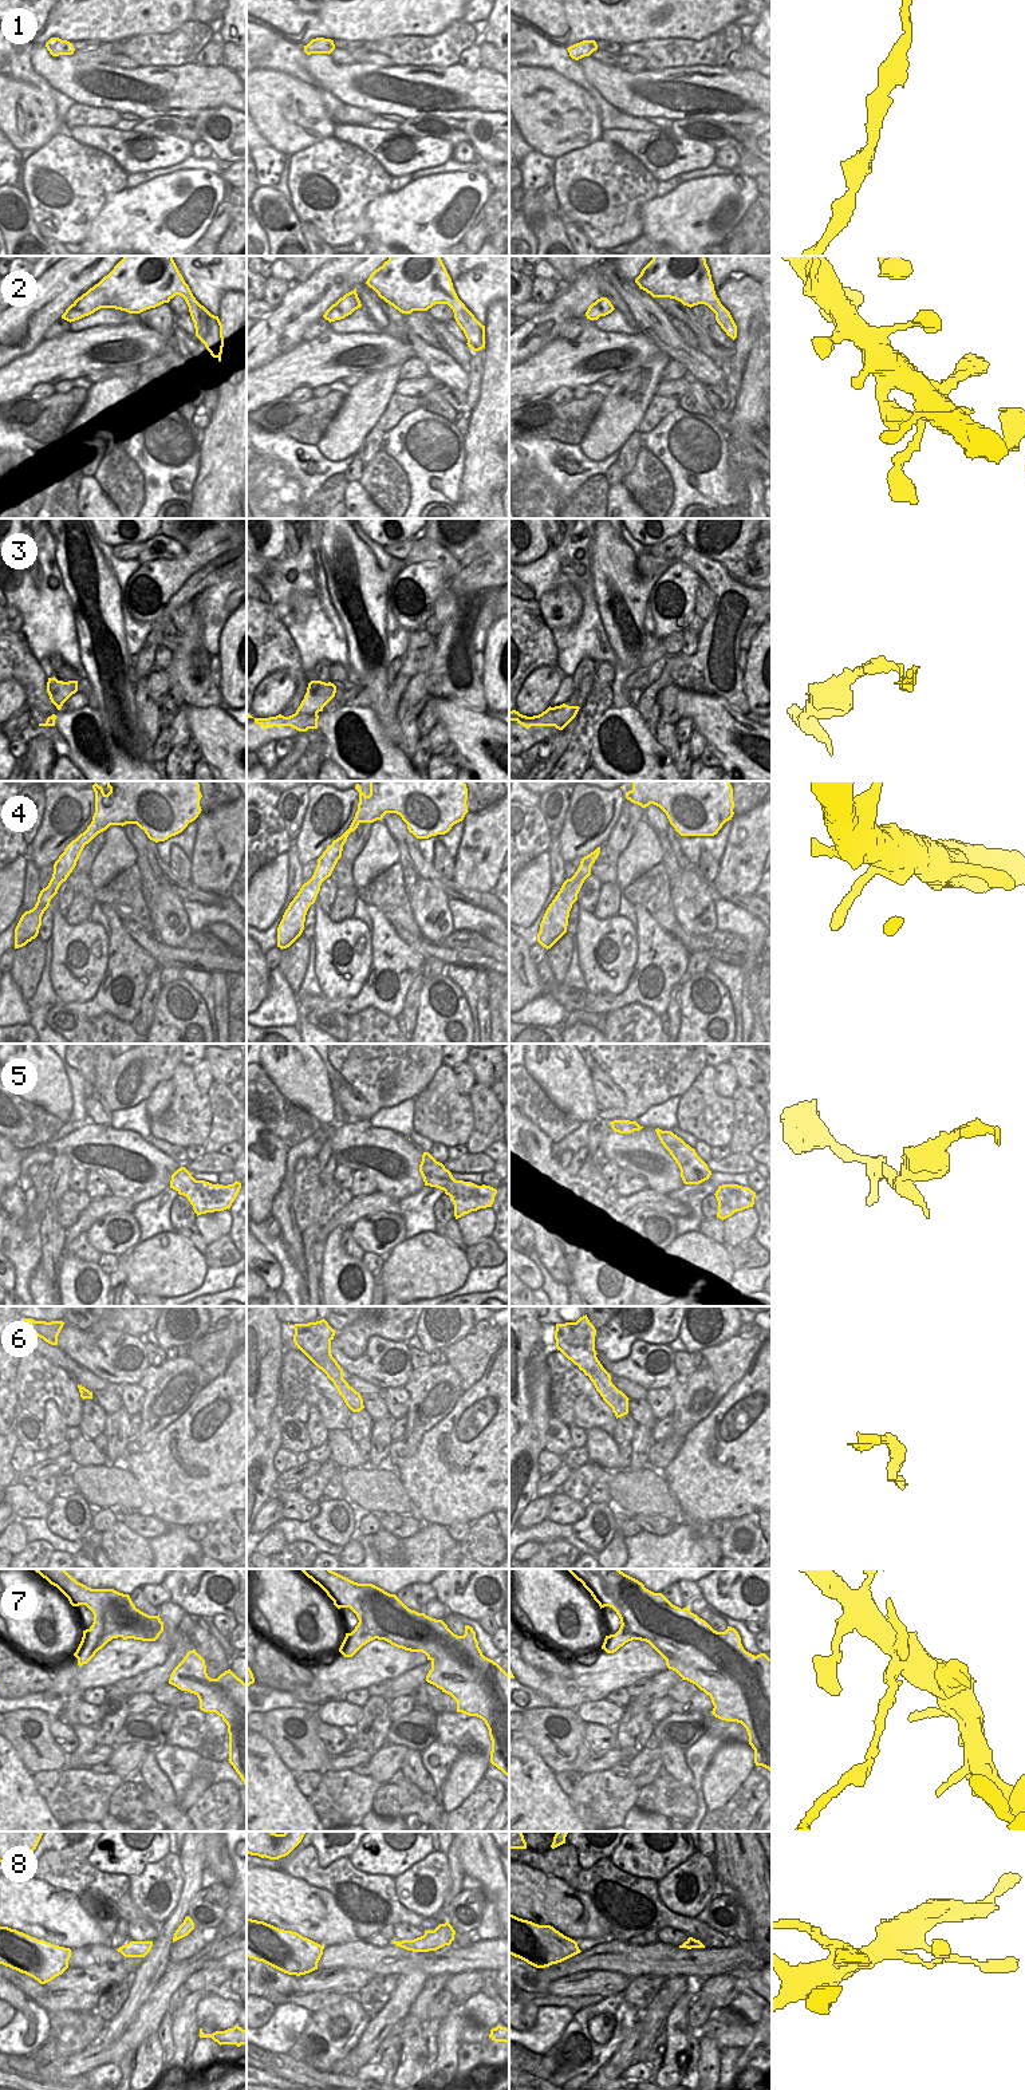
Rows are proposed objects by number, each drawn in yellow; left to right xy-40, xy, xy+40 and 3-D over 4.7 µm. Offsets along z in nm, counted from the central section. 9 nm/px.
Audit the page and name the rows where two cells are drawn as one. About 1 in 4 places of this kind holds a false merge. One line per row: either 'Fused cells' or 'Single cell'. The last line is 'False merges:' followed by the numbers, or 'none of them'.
1: Single cell
2: Single cell
3: Single cell
4: Single cell
5: Single cell
6: Single cell
7: Fused cells
8: Single cell
False merges: 7.

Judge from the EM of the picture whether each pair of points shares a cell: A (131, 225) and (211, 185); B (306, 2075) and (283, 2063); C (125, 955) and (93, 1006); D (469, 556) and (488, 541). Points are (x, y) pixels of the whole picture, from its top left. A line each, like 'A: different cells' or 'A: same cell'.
A: same cell
B: same cell
C: same cell
D: same cell

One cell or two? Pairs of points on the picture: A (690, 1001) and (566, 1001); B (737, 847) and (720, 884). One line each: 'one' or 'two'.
A: two
B: one

